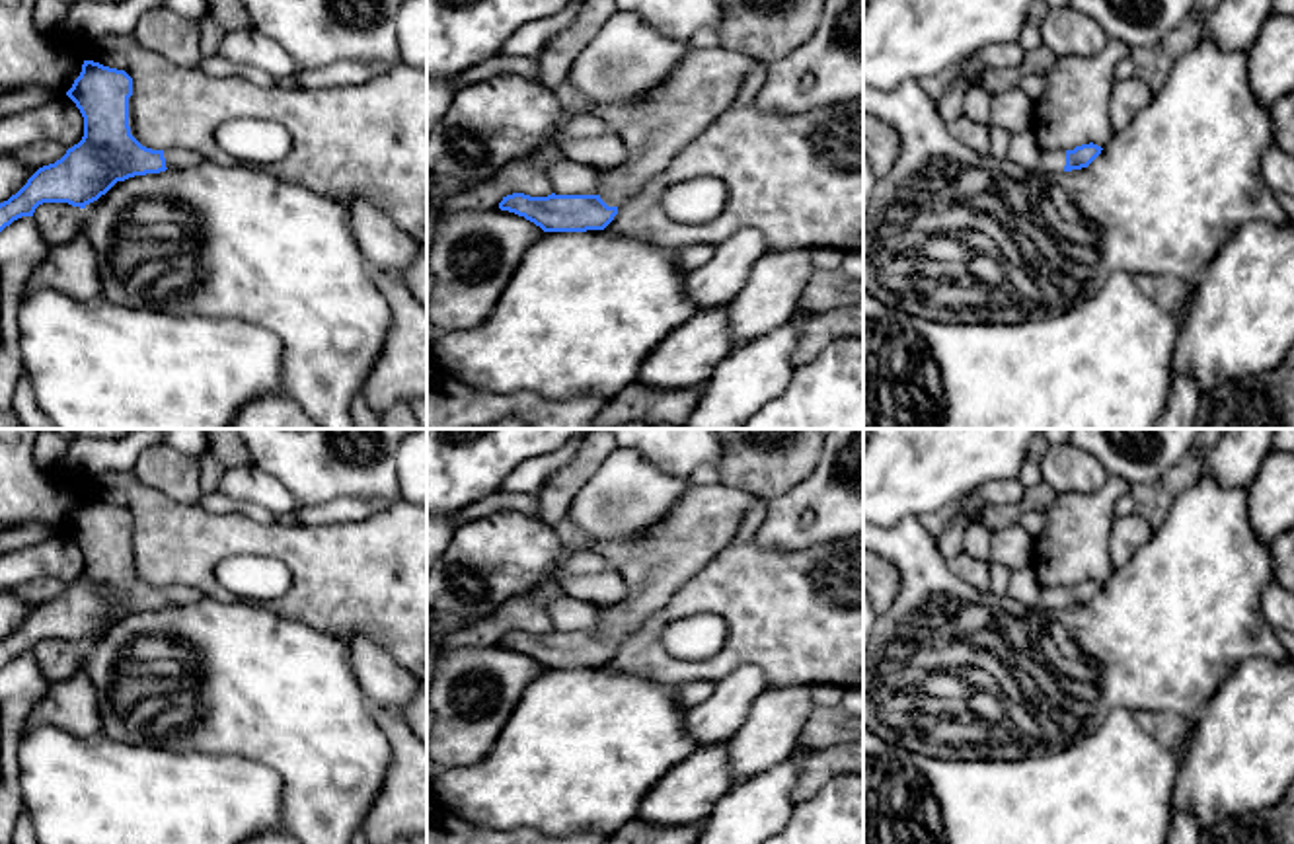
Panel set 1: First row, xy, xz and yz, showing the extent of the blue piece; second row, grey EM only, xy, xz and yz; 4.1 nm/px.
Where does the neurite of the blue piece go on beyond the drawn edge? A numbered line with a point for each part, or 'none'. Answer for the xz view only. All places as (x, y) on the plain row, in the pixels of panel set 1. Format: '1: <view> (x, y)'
1: xz (655, 562)

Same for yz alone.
1: yz (1053, 599)

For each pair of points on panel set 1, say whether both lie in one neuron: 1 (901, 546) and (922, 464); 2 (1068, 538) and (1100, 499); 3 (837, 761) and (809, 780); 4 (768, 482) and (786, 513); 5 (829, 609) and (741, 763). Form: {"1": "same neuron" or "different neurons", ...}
{"1": "different neurons", "2": "same neuron", "3": "same neuron", "4": "different neurons", "5": "different neurons"}

